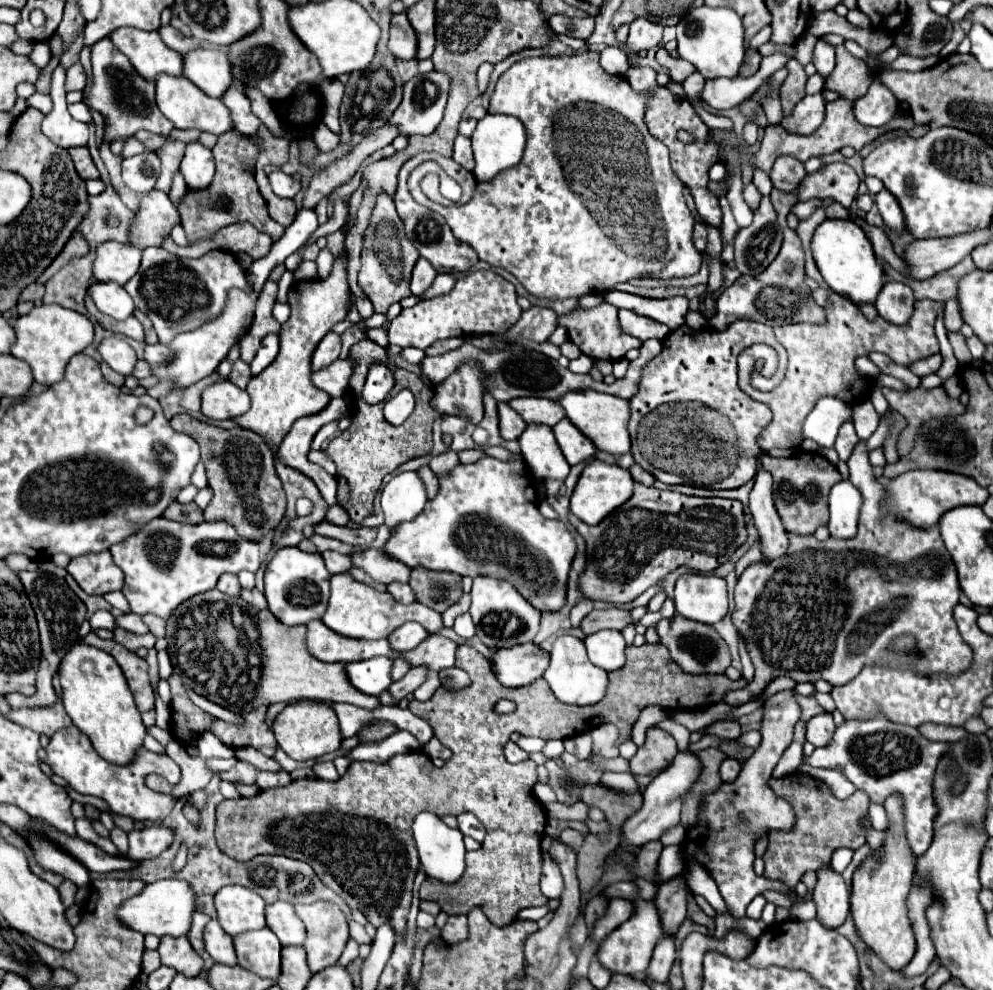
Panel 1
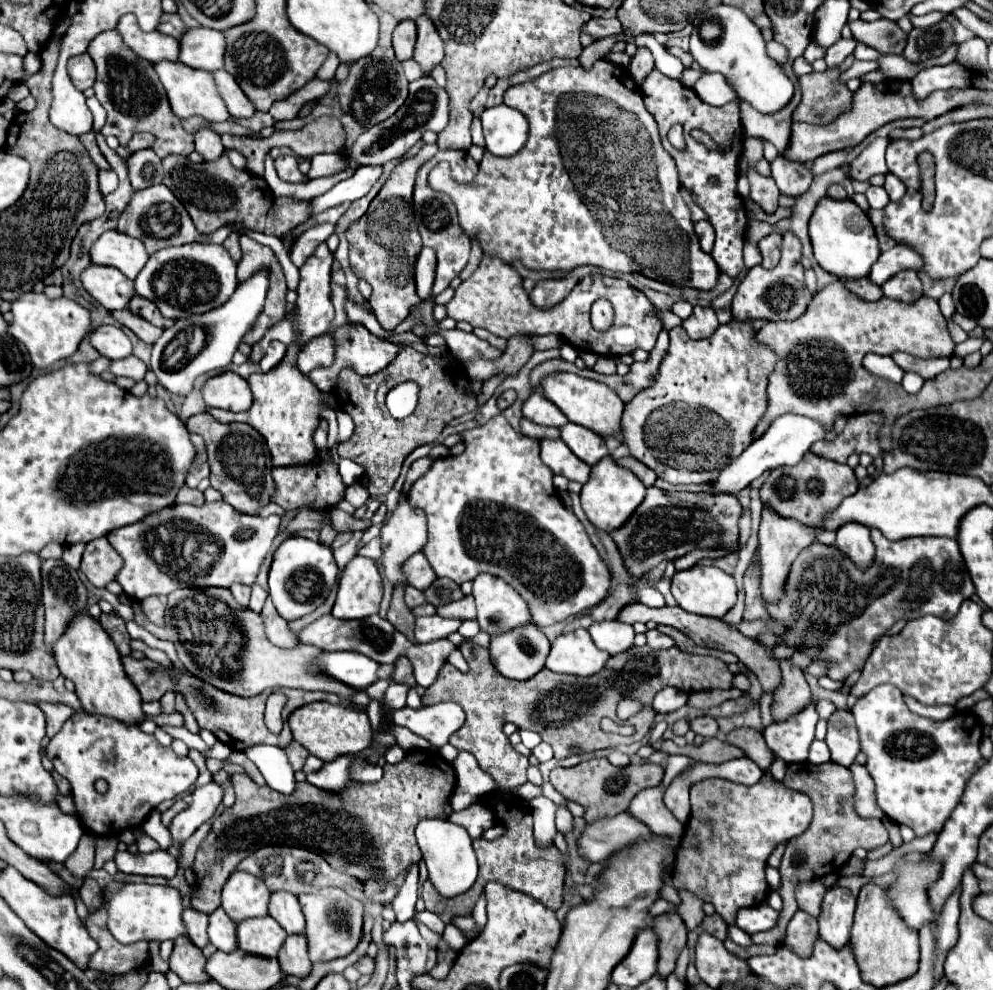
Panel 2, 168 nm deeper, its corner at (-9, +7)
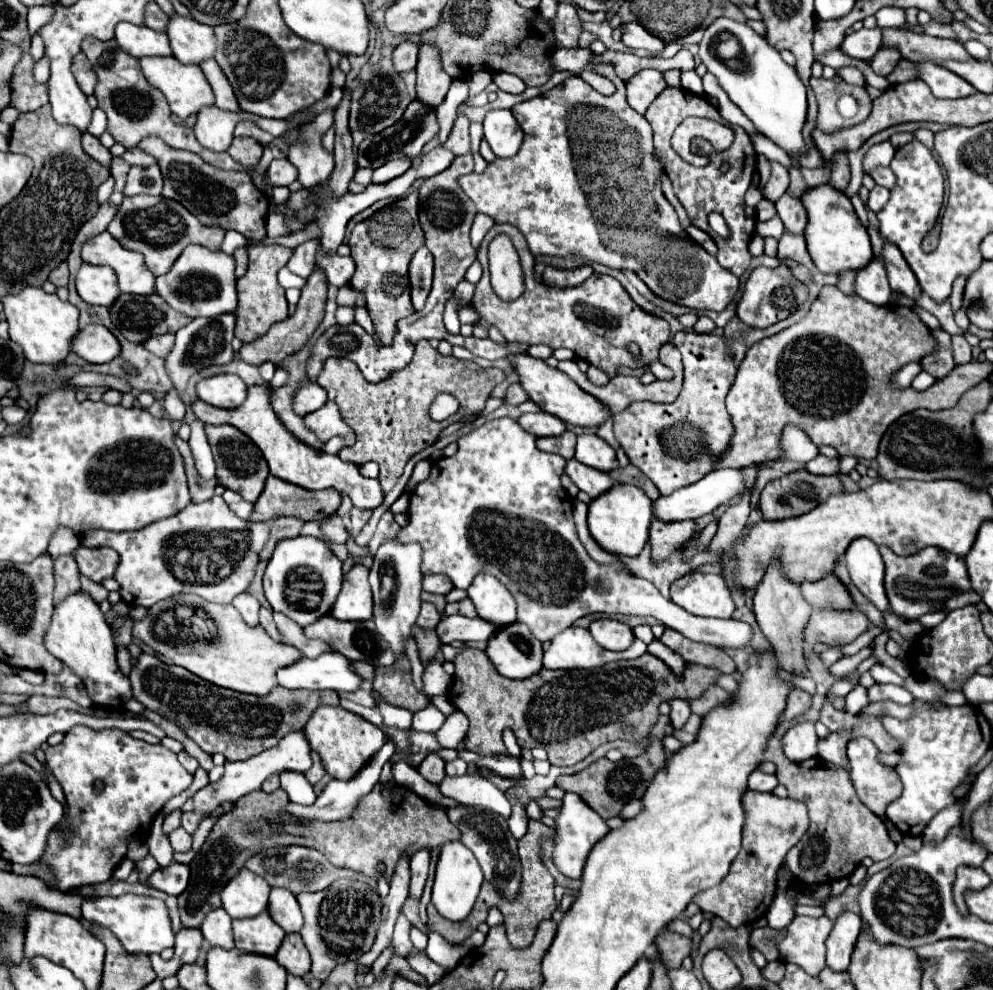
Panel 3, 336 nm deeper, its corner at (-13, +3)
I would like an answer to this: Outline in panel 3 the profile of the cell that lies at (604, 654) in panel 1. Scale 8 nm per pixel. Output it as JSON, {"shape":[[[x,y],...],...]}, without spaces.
{"shape":[[[597,619],[589,625],[593,639],[609,651],[625,651],[635,641],[629,625],[615,619]]]}

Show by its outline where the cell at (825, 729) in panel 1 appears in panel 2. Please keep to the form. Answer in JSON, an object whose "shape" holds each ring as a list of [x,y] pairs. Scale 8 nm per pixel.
{"shape":[[[835,711],[829,717],[827,745],[831,749],[831,761],[849,767],[859,753],[859,733],[851,711]]]}

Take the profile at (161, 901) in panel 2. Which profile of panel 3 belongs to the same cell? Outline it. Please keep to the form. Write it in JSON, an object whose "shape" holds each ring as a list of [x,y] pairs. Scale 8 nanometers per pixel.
{"shape":[[[119,895],[119,897],[87,897],[81,905],[81,915],[87,921],[105,925],[129,953],[161,953],[175,943],[175,931],[165,901],[149,895]]]}

